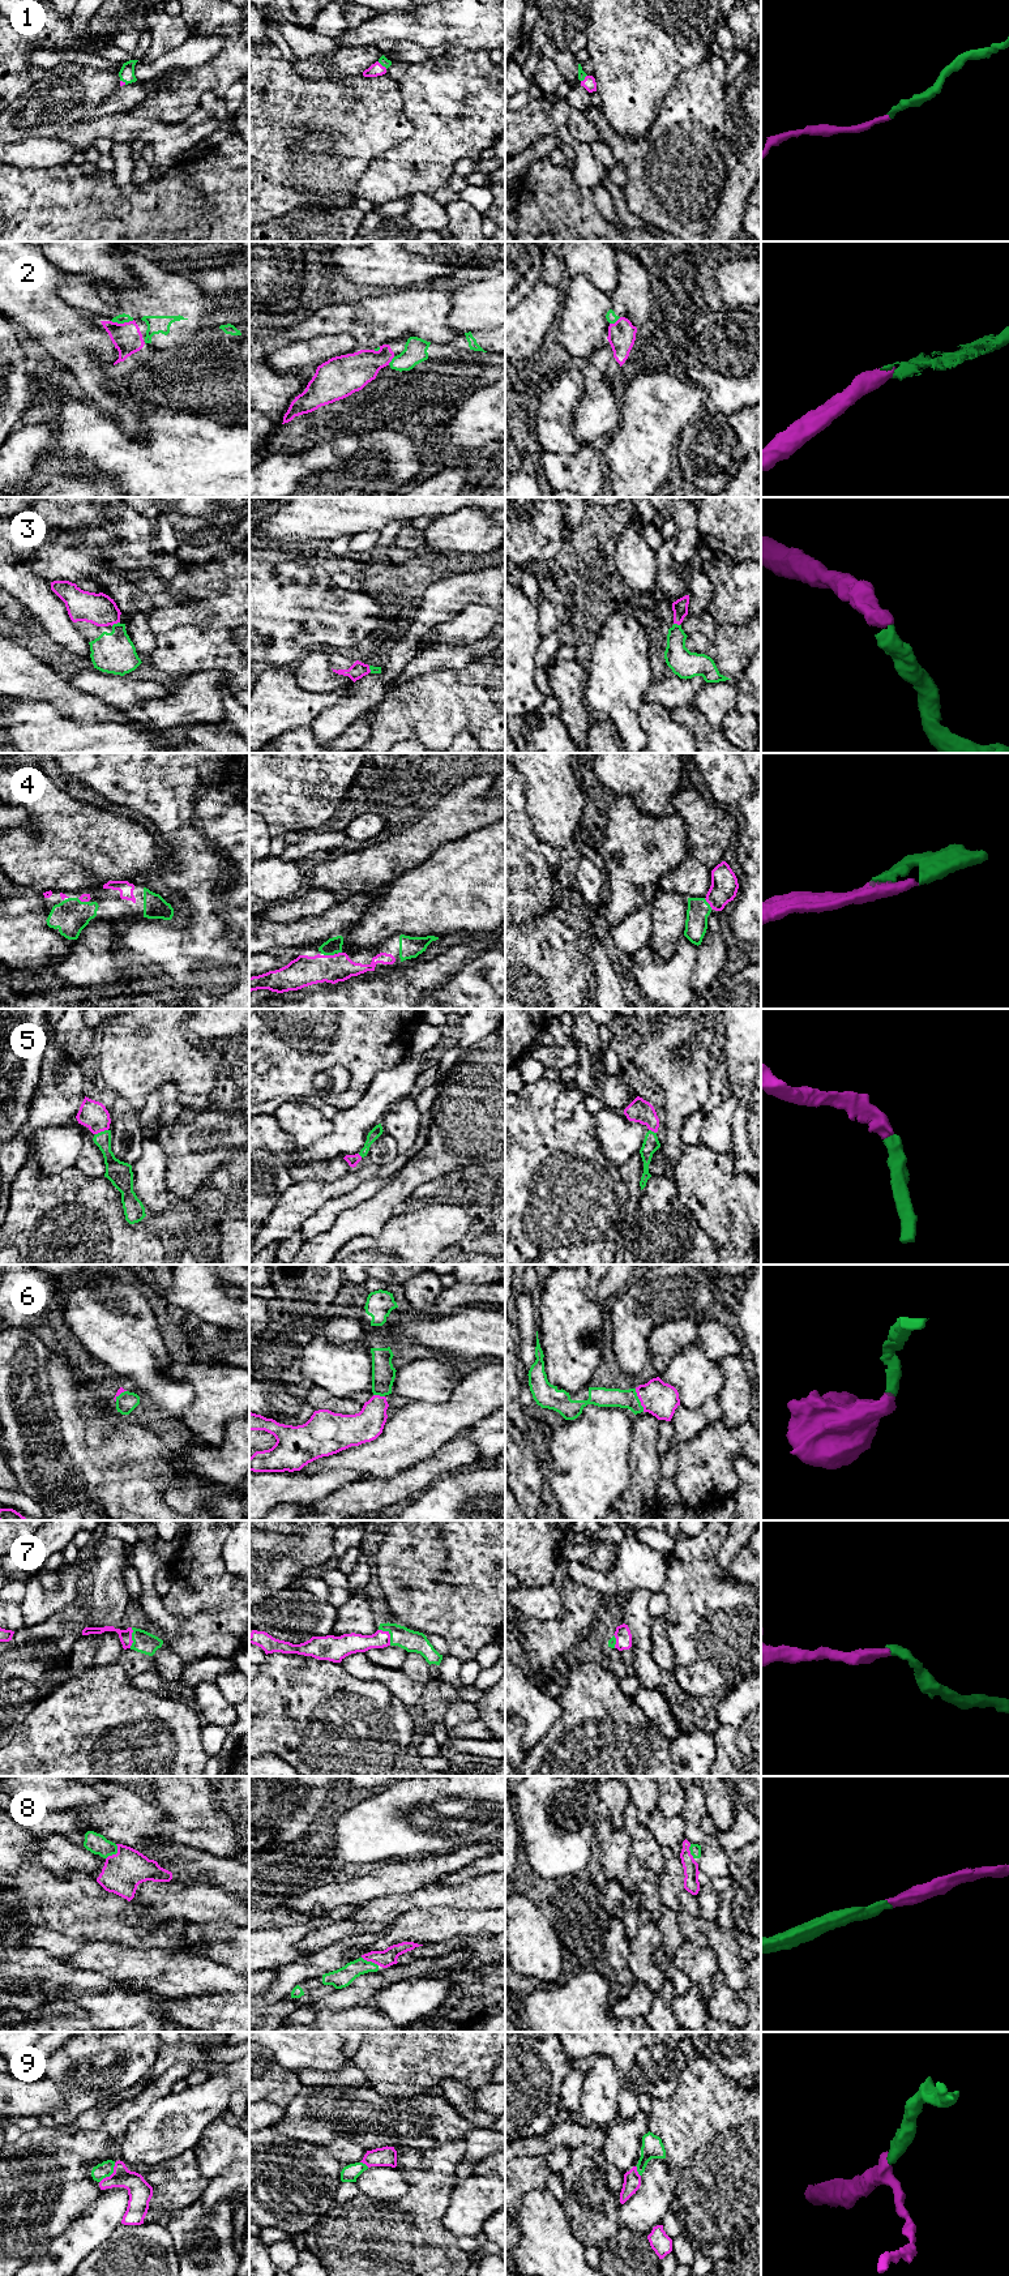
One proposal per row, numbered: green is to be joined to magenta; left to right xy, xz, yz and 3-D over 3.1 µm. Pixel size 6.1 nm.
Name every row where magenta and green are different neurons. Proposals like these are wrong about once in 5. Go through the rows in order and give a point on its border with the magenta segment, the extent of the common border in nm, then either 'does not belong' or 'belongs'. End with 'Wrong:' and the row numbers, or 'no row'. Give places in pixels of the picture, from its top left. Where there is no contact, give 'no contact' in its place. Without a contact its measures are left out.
1: xz (381, 65) | 80 nm | belongs
2: xy (122, 324) | 140 nm | does not belong
3: xy (115, 623) | 60 nm | belongs
4: xz (329, 955) | 70 nm | belongs
5: xy (101, 1130) | 90 nm | belongs
6: yz (640, 1400) | 160 nm | belongs
7: xz (389, 1634) | 130 nm | belongs
8: xy (116, 1853) | 120 nm | belongs
9: xy (111, 2174) | 160 nm | belongs
Wrong: 2

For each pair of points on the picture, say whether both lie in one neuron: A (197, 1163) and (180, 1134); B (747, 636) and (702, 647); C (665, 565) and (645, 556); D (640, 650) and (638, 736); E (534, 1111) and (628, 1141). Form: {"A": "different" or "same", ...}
{"A": "same", "B": "same", "C": "different", "D": "same", "E": "different"}

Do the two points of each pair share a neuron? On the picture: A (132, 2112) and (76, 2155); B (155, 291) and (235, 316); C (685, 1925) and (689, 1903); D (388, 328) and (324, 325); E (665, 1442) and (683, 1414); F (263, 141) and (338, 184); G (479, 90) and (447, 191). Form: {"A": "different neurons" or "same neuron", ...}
{"A": "same neuron", "B": "same neuron", "C": "same neuron", "D": "same neuron", "E": "different neurons", "F": "same neuron", "G": "different neurons"}

